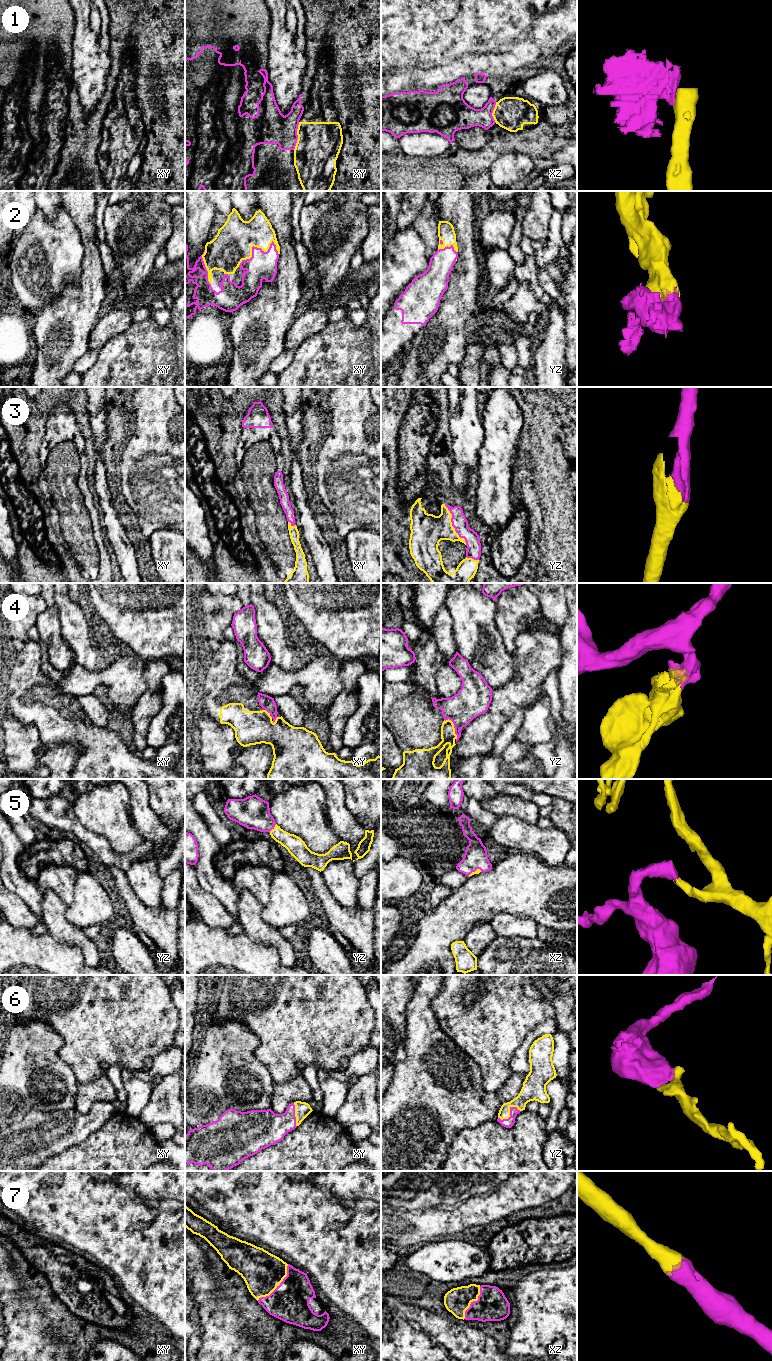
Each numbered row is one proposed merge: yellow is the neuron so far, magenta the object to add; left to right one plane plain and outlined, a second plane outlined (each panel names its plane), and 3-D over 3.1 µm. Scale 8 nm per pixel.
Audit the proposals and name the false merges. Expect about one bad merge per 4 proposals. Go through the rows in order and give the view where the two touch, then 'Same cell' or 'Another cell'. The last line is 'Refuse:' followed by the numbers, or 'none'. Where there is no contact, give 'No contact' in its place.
1: Touches yellow in xy. Another cell
2: Touches yellow in xy. Same cell
3: Touches yellow in yz. Same cell
4: Touches yellow in yz. Same cell
5: Touches yellow in yz. Same cell
6: Touches yellow in yz. Same cell
7: Touches yellow in xy. Same cell
Refuse: 1

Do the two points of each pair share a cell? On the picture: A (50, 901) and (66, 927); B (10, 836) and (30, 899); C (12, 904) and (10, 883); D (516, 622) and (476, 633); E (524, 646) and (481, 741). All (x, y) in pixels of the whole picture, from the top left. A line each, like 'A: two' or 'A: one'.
A: one
B: one
C: two
D: two
E: one

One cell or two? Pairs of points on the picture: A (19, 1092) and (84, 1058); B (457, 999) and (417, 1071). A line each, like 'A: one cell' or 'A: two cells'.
A: two cells
B: two cells

